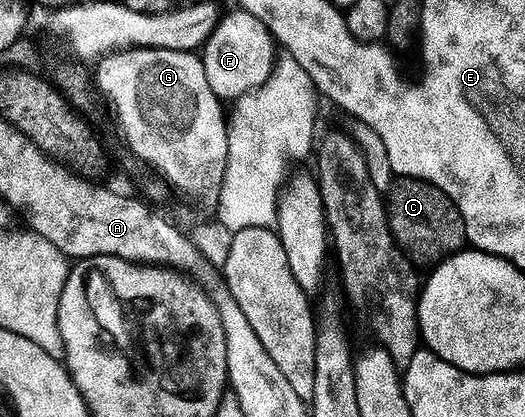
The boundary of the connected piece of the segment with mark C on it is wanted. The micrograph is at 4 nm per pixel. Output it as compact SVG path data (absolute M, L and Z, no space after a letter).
M397 178L386 192L386 210L396 244L413 264L420 266L421 263L424 269L428 269L449 255L465 250L468 234L462 213L452 198L432 183L425 183L422 179Z

